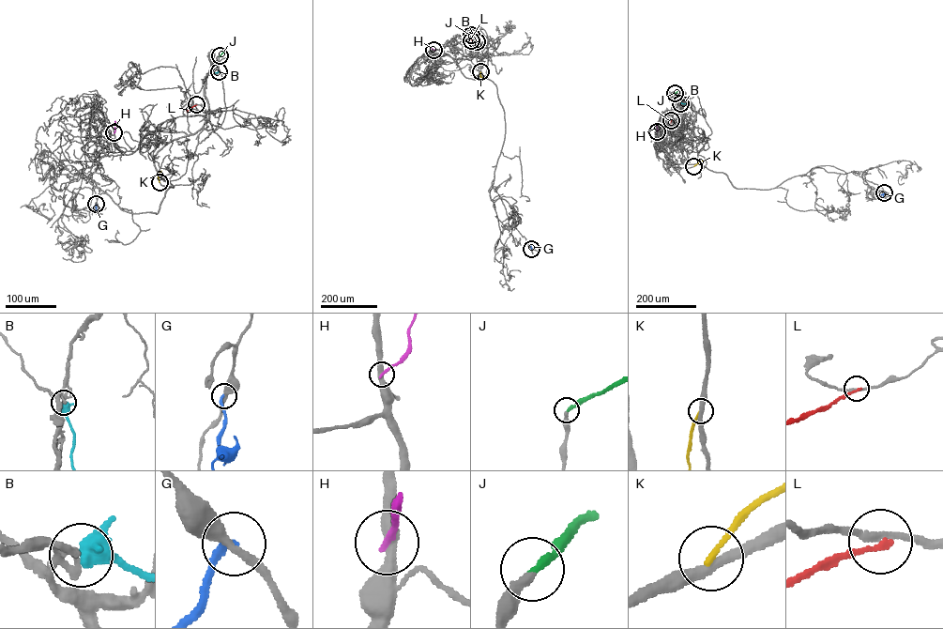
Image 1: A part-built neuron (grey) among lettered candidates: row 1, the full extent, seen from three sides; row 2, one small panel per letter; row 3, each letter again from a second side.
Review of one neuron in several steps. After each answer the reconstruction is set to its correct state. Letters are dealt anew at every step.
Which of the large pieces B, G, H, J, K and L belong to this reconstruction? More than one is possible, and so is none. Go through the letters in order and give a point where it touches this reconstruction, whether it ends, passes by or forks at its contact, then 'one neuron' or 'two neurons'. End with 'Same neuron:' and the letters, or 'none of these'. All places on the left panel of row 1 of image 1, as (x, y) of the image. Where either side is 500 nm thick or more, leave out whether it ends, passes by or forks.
B: meets grey at (219, 71); it passes by; two neurons
G: meets grey at (96, 204); it ends there; two neurons
H: meets grey at (114, 132); it ends there; two neurons
J: meets grey at (220, 55); it ends there; one neuron
K: meets grey at (159, 182); it ends there; two neurons
L: meets grey at (196, 104); it ends there; two neurons
Same neuron: J

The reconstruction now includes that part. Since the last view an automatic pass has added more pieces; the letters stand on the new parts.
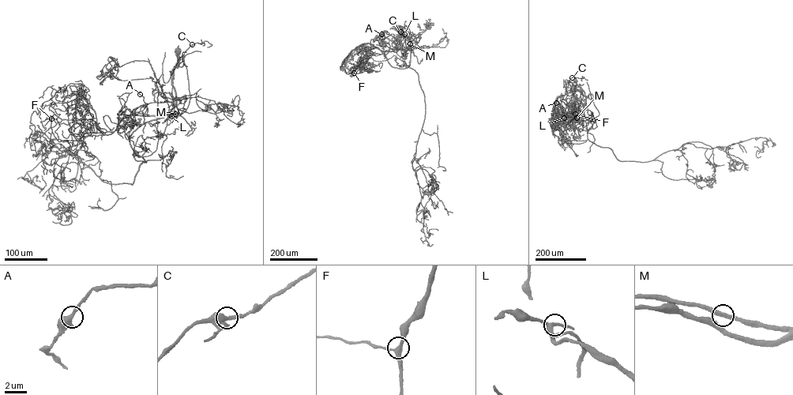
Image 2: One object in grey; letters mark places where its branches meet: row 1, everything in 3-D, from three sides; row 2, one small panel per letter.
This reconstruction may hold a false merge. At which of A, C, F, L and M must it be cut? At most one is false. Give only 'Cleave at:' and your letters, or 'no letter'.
Cleave at: no letter

